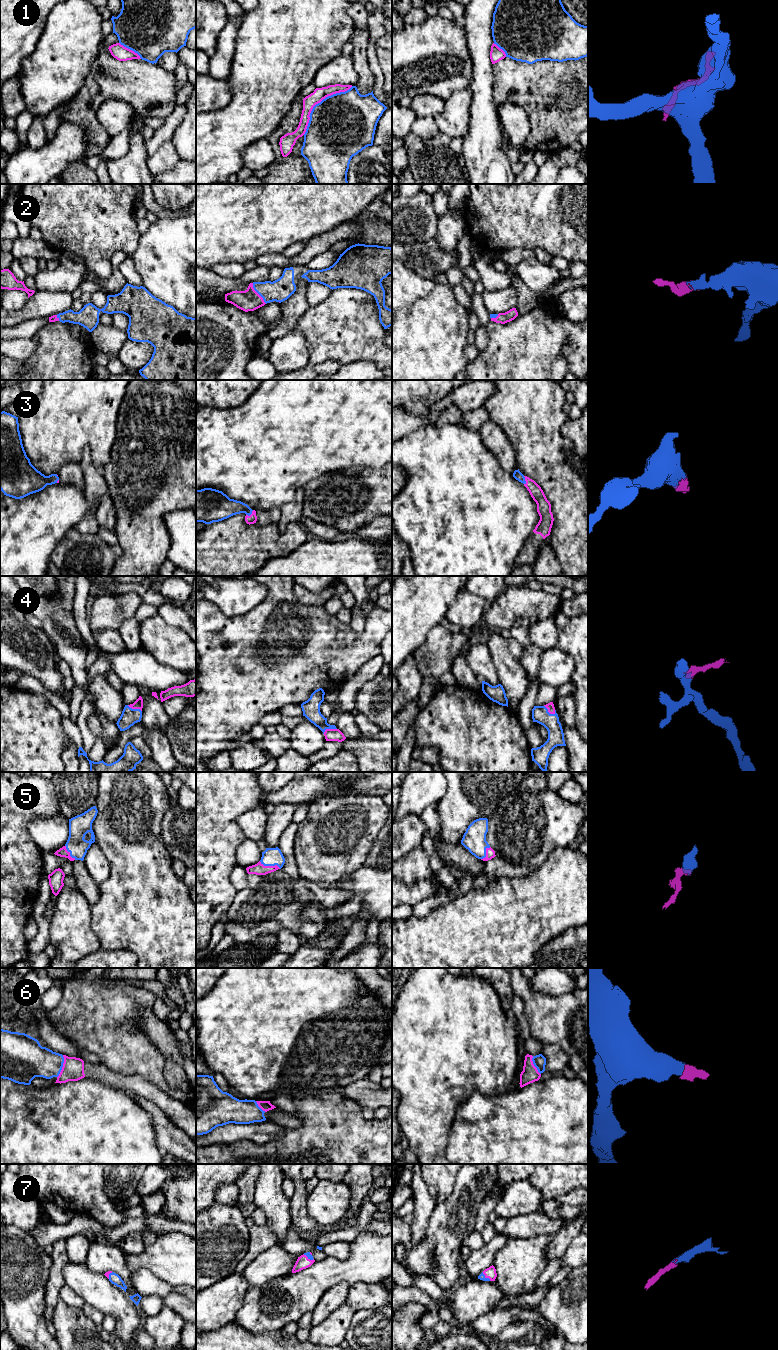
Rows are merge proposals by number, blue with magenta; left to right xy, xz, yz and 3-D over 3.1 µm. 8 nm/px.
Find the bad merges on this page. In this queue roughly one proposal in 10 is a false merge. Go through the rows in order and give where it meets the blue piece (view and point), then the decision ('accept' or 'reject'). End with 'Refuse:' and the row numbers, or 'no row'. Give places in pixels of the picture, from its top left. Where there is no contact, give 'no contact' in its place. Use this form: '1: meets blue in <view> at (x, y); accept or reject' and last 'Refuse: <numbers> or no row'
1: meets blue in xz at (320, 102); reject
2: meets blue in xz at (257, 292); accept
3: meets blue in xz at (250, 514); accept
4: meets blue in yz at (548, 712); accept
5: meets blue in xz at (270, 865); accept
6: meets blue in xy at (62, 1066); accept
7: meets blue in yz at (486, 1278); accept
Refuse: 1

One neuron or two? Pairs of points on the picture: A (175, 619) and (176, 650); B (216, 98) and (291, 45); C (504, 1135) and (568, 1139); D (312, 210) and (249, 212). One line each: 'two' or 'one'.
A: two
B: two
C: one
D: one

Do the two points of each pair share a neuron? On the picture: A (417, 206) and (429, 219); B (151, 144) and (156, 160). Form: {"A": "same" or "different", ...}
{"A": "same", "B": "different"}

